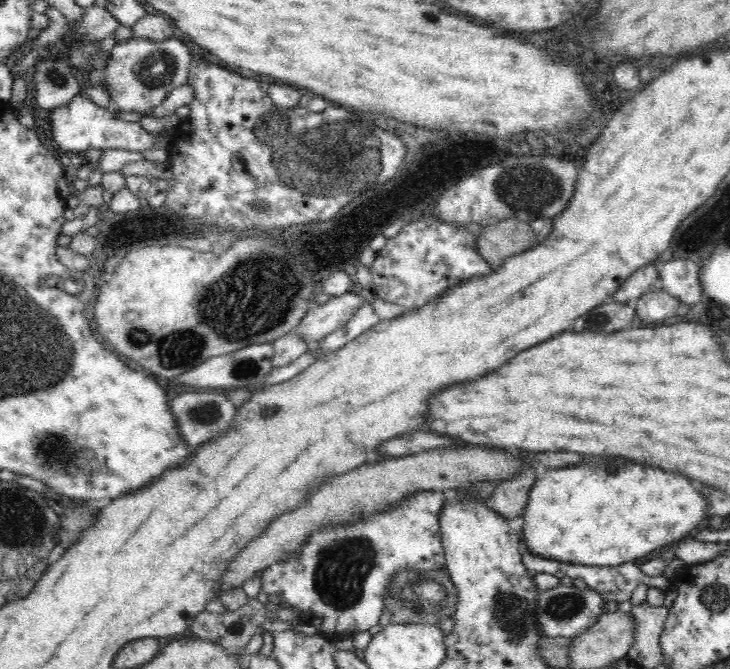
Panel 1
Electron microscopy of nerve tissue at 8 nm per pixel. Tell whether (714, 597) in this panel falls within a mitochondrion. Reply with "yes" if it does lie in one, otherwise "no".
yes

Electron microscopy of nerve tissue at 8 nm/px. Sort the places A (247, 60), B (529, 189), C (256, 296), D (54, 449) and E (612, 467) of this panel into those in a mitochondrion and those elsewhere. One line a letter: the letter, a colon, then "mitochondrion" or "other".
A: other
B: mitochondrion
C: mitochondrion
D: mitochondrion
E: other

